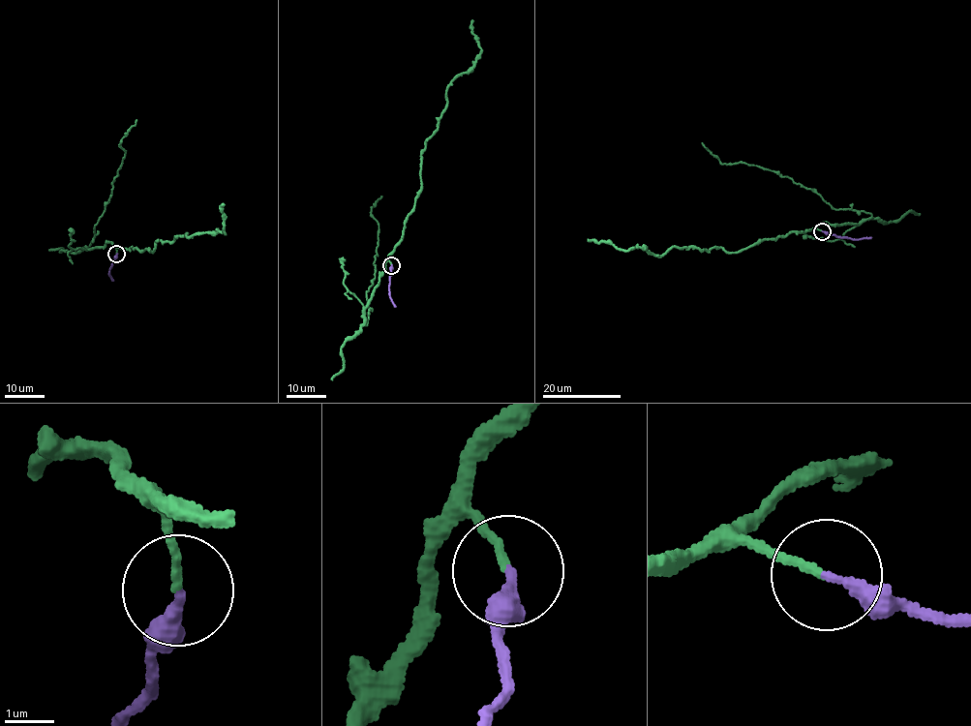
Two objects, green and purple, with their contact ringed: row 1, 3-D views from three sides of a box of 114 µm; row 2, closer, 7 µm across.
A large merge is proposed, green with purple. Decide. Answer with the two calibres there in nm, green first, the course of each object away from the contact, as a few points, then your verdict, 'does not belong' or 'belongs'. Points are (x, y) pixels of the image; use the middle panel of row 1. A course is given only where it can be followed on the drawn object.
150 nm thick on the green side, 240 nm on the other; green runs (391, 264), (388, 257), (421, 185), (421, 152), (436, 132), (446, 89), (472, 66), (480, 50), (473, 20); purple runs (391, 264), (389, 295), (396, 306); belongs

